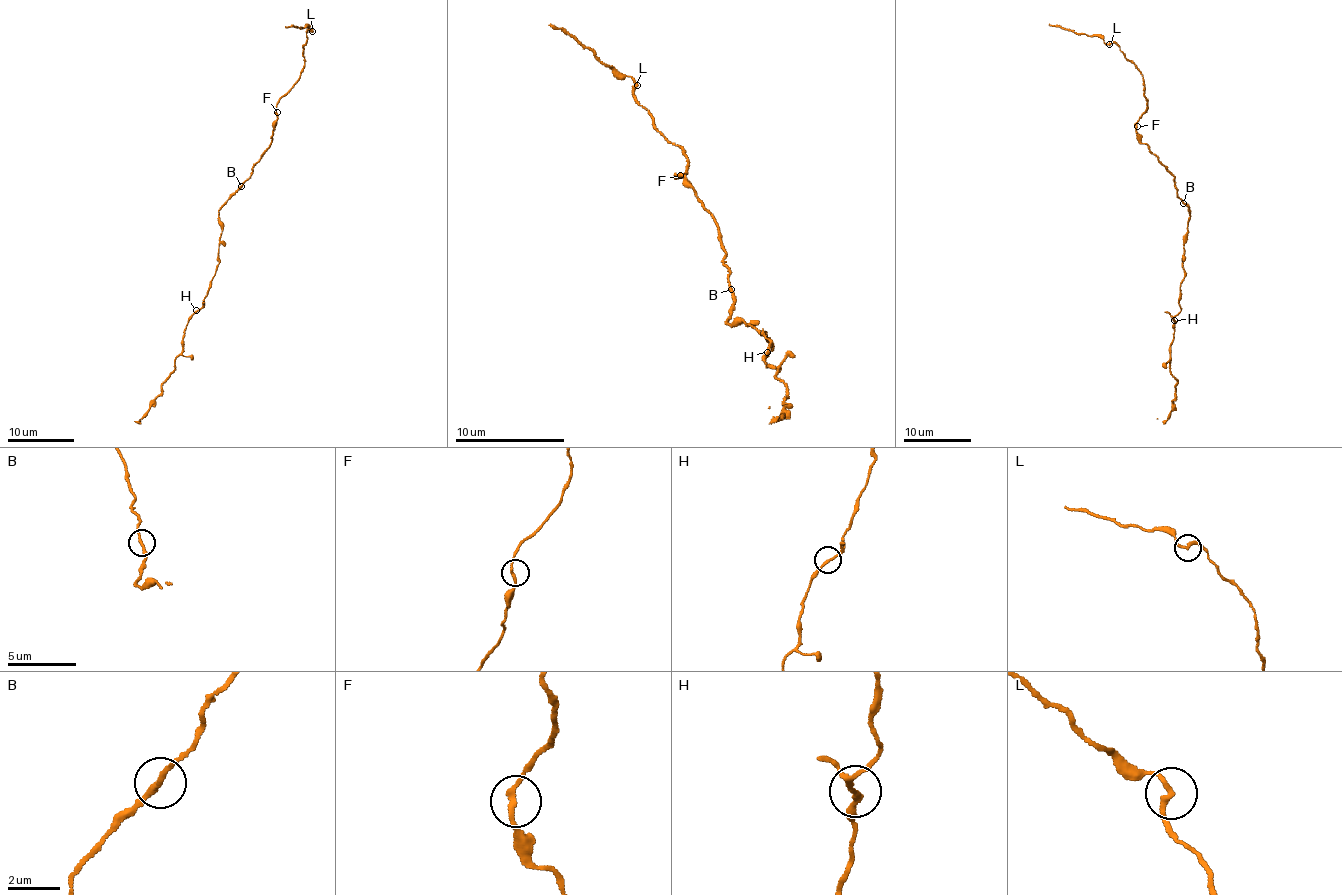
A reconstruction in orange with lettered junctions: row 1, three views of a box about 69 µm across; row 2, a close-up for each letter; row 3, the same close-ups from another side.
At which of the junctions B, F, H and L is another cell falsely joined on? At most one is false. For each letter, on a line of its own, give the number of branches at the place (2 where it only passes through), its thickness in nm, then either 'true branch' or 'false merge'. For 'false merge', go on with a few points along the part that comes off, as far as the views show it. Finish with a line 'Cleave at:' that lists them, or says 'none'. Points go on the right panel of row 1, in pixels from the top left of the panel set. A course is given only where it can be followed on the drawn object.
B: 2 | 190 nm | true branch
F: 2 | 180 nm | true branch
H: 2 | 180 nm | true branch
L: 2 | 200 nm | false merge | (1110, 44), (1048, 24)
Cleave at: L

